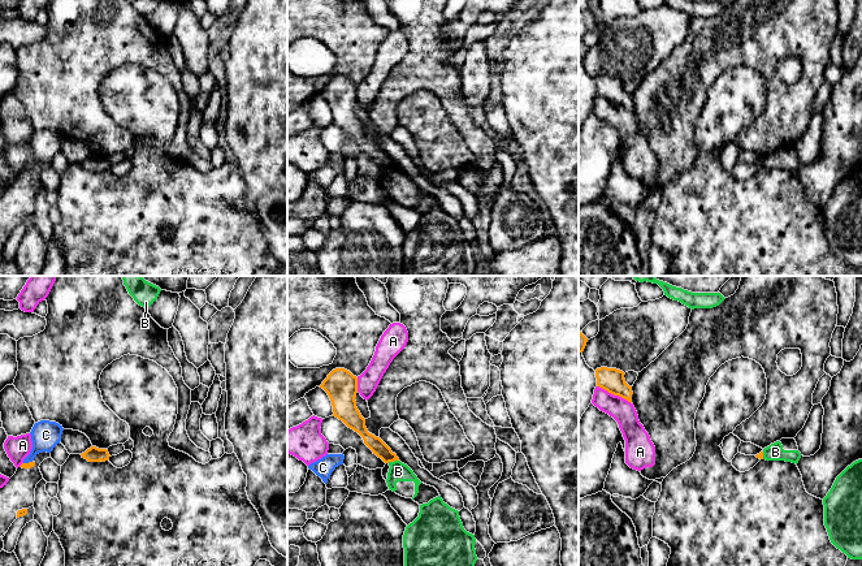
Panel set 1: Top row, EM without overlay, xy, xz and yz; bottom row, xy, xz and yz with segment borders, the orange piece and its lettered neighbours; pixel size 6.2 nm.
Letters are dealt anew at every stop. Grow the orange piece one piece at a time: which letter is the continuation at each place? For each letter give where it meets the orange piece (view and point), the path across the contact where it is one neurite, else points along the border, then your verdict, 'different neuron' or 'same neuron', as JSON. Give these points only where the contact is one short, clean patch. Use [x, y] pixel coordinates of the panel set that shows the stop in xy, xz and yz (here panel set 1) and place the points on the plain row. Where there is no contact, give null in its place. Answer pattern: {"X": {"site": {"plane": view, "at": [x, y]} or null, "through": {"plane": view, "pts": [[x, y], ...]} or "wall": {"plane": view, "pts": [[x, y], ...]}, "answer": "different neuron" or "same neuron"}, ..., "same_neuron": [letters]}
{"A": {"site": {"plane": "yz", "at": [614, 103]}, "answer": "different neuron"}, "B": {"site": {"plane": "xz", "at": [393, 169]}, "wall": {"plane": "xz", "pts": [[398, 168], [388, 171]]}, "answer": "different neuron"}, "C": {"site": {"plane": "xy", "at": [29, 171]}, "wall": {"plane": "xy", "pts": [[31, 169], [24, 172]]}, "answer": "different neuron"}, "same_neuron": []}

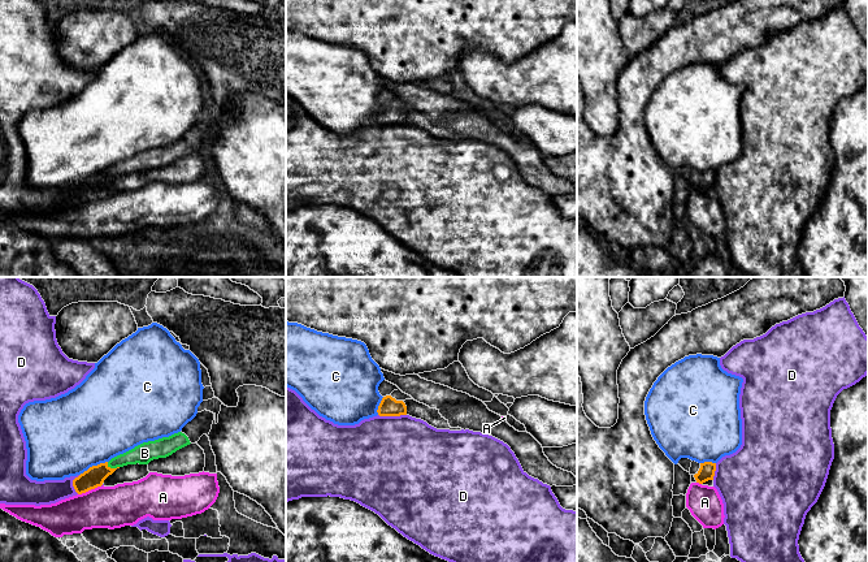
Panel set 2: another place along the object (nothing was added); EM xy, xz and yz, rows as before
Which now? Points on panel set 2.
{"A": {"site": {"plane": "xy", "at": [89, 198]}, "answer": "different neuron"}, "B": {"site": {"plane": "xy", "at": [112, 177]}, "through": {"plane": "xy", "pts": [[94, 185], [103, 178], [112, 177], [122, 168], [144, 161]]}, "answer": "same neuron"}, "C": {"site": {"plane": "xy", "at": [92, 174]}, "answer": "different neuron"}, "D": {"site": {"plane": "xz", "at": [393, 124]}, "answer": "different neuron"}, "same_neuron": ["B"]}

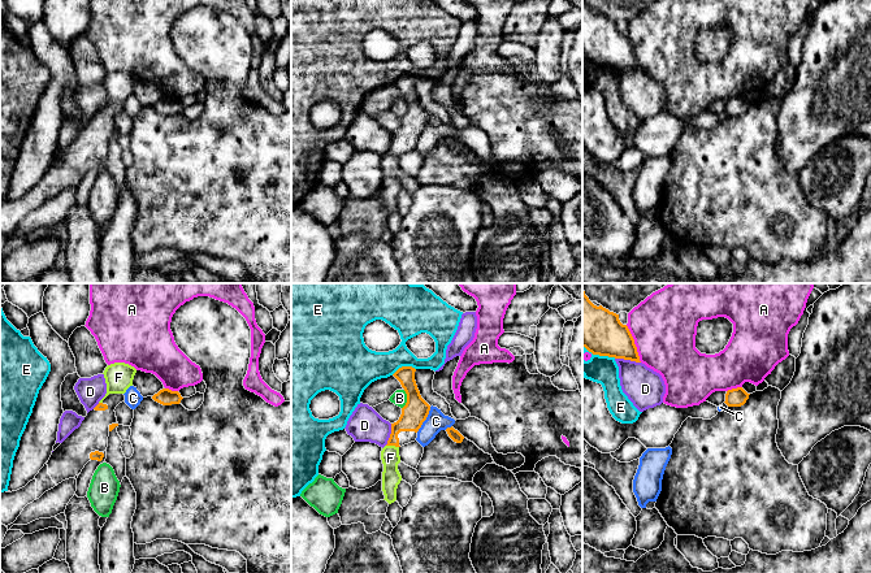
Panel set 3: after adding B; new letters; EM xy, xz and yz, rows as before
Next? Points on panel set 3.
{"A": {"site": {"plane": "yz", "at": [633, 52]}, "answer": "different neuron"}, "B": {"site": {"plane": "xz", "at": [407, 108]}, "answer": "different neuron"}, "C": {"site": {"plane": "xz", "at": [425, 127]}, "wall": {"plane": "xz", "pts": [[430, 116], [427, 127], [416, 140]]}, "answer": "different neuron"}, "D": {"site": {"plane": "yz", "at": [628, 68]}, "answer": "different neuron"}, "E": {"site": {"plane": "xz", "at": [403, 76]}, "answer": "different neuron"}, "F": {"site": {"plane": "xz", "at": [393, 153]}, "wall": {"plane": "xz", "pts": [[386, 153], [398, 156]]}, "answer": "different neuron"}, "same_neuron": []}

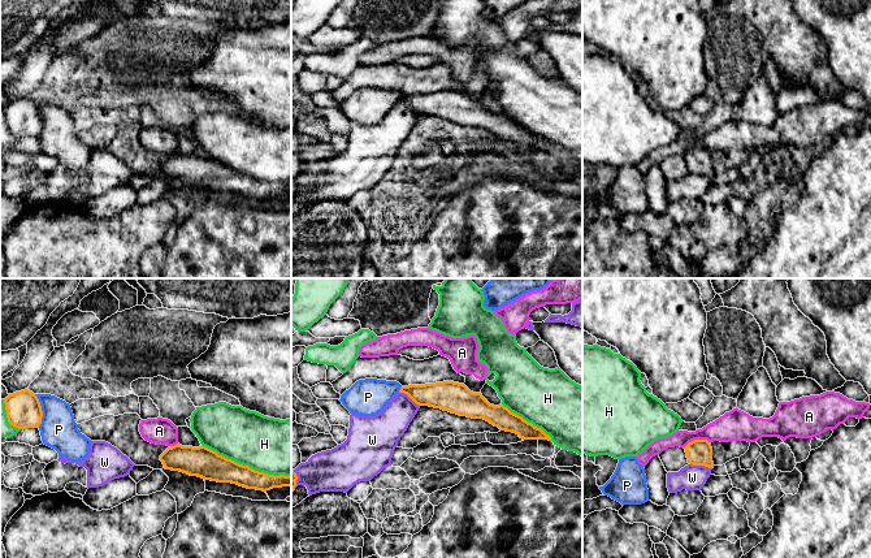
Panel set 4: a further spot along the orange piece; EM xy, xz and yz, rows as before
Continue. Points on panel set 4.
{"A": {"site": {"plane": "yz", "at": [696, 148]}, "wall": {"plane": "yz", "pts": [[709, 150], [692, 148], [684, 156]]}, "answer": "different neuron"}, "H": {"site": {"plane": "xy", "at": [246, 174]}, "answer": "different neuron"}, "P": {"site": {"plane": "xy", "at": [42, 120]}, "answer": "different neuron"}, "W": {"site": {"plane": "yz", "at": [701, 173]}, "answer": "different neuron"}, "same_neuron": []}

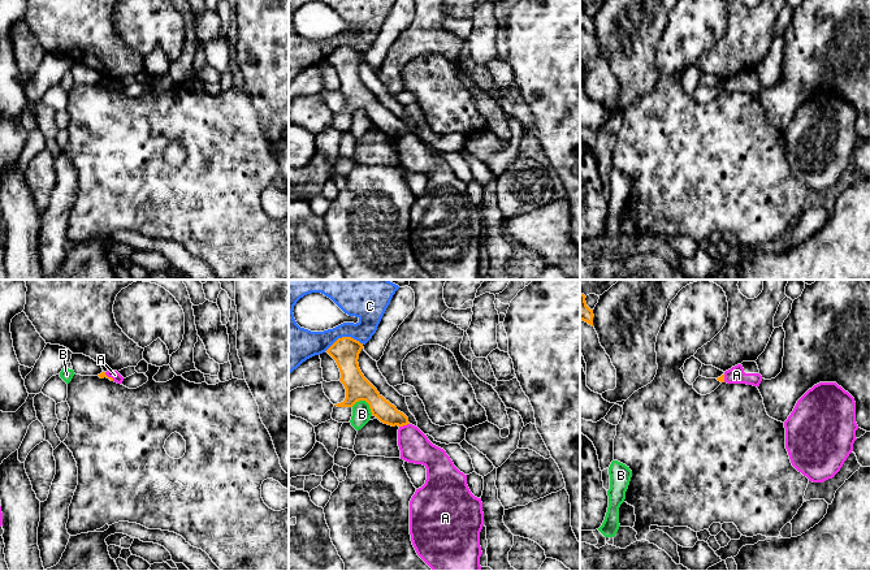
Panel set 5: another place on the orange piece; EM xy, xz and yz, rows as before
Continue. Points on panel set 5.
{"A": {"site": {"plane": "xz", "at": [403, 133]}, "wall": {"plane": "xz", "pts": [[408, 132], [399, 135]]}, "answer": "different neuron"}, "B": {"site": {"plane": "xz", "at": [364, 108]}, "wall": {"plane": "xz", "pts": [[351, 115], [364, 109], [372, 122]]}, "answer": "different neuron"}, "C": {"site": {"plane": "xz", "at": [343, 46]}, "answer": "different neuron"}, "same_neuron": []}

